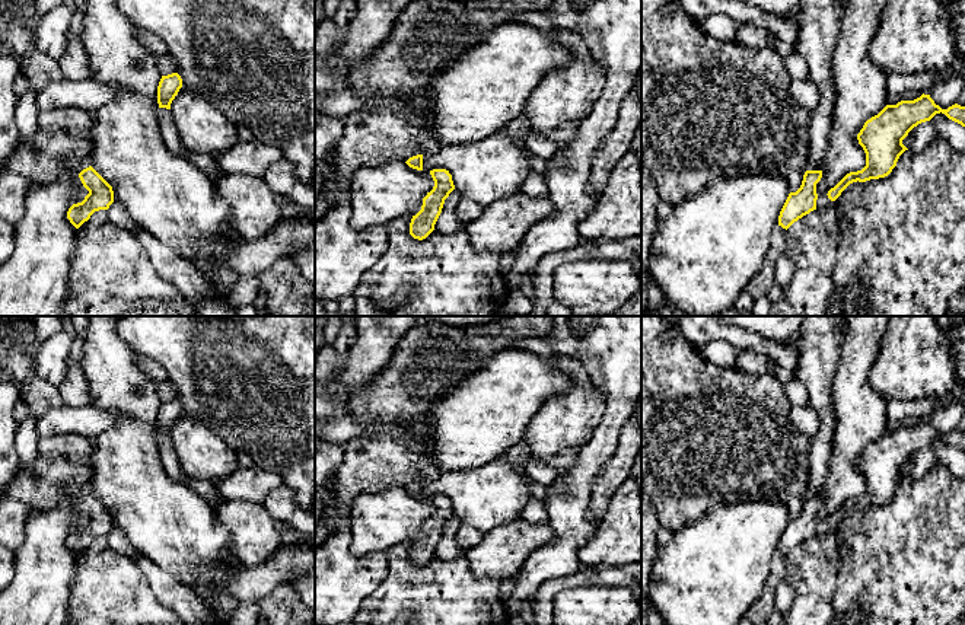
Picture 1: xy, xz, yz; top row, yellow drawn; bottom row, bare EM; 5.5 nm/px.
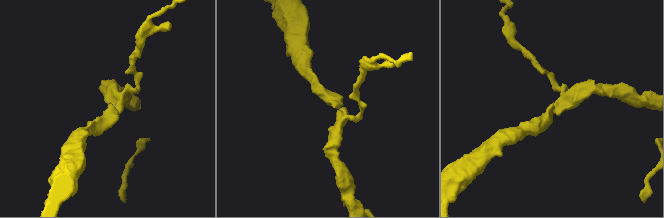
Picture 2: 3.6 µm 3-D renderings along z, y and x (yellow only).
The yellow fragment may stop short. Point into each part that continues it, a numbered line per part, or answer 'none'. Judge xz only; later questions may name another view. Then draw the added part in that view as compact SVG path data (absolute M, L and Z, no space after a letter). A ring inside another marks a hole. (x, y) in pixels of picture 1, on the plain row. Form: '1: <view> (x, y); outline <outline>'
none

